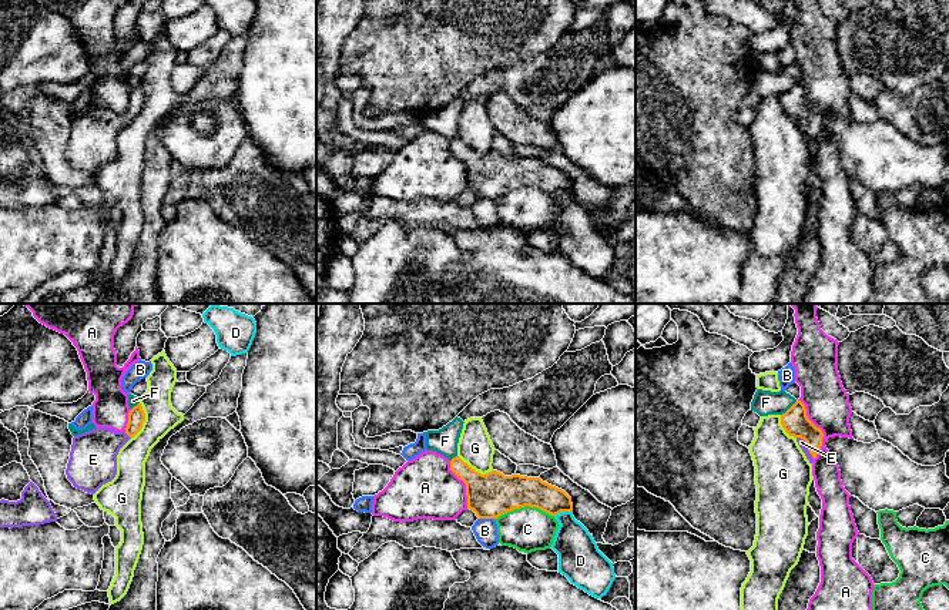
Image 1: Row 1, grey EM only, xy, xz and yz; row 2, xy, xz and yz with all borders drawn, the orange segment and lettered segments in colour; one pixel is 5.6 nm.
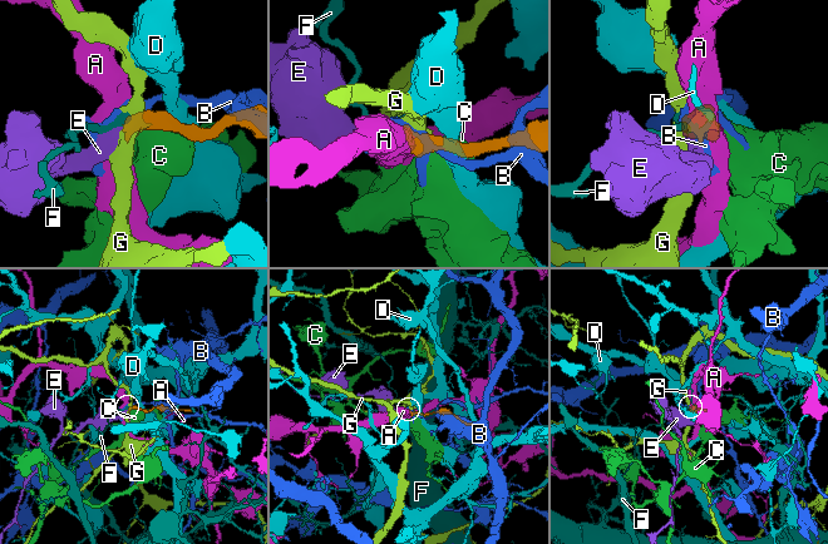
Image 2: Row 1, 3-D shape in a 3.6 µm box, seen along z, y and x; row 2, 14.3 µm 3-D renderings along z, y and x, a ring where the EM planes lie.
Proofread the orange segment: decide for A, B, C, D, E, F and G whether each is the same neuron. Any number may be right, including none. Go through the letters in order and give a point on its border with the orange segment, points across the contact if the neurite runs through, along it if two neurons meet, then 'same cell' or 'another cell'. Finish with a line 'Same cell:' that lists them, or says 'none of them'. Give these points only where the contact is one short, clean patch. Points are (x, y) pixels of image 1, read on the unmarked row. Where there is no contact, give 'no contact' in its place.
A: yz (820, 110) | along yz (798, 80), (805, 96), (822, 114), (822, 126), (814, 140) | another cell
B: xz (486, 198) | another cell
C: xz (523, 187) | another cell
D: xz (563, 191) | along xz (572, 193), (559, 193), (555, 197) | another cell
E: yz (808, 127) | across yz (795, 103), (808, 116), (808, 127), (801, 123) | same cell
F: yz (790, 89) | along yz (797, 81), (781, 96) | another cell
G: xy (144, 100) | along xy (140, 83), (144, 91), (144, 103), (131, 119) | another cell
Same cell: E

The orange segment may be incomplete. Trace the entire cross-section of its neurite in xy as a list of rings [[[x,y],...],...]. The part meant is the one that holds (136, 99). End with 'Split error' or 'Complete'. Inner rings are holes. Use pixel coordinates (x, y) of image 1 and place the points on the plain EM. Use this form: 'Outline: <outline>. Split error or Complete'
Outline: [[[141,84],[128,94],[124,113],[95,108],[73,118],[66,155],[74,168],[94,175],[117,155],[120,130],[142,108],[145,94]]]. Split error

